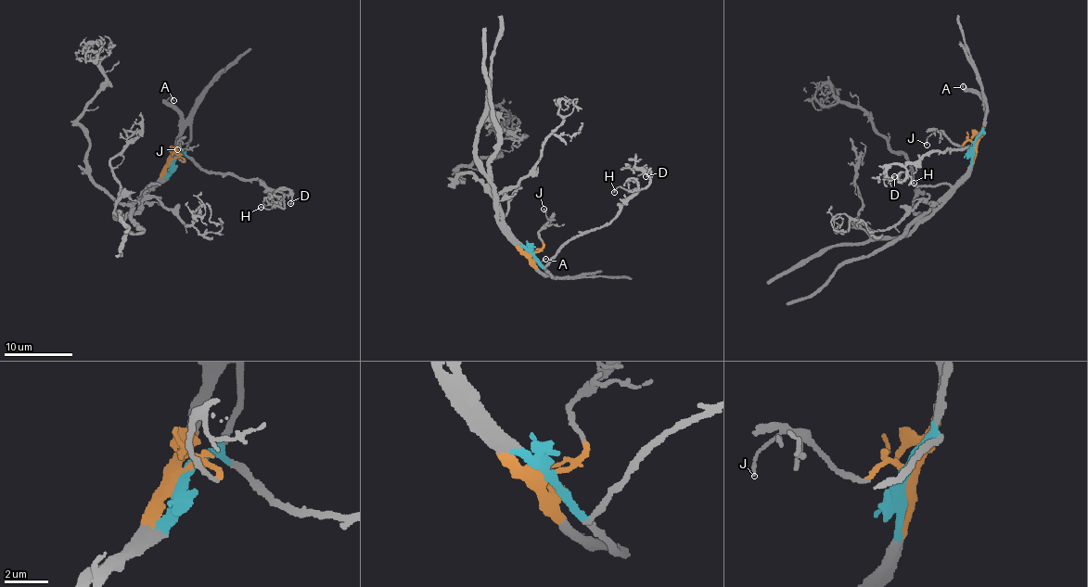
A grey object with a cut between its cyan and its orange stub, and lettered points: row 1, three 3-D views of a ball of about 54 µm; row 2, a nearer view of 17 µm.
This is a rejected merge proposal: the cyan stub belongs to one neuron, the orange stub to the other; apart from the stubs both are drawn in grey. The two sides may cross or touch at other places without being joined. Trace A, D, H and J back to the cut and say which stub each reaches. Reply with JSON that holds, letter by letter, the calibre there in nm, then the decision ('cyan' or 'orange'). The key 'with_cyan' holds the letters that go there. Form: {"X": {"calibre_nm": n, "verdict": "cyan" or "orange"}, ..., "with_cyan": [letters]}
{"A": {"calibre_nm": 130, "verdict": "orange"}, "D": {"calibre_nm": 140, "verdict": "cyan"}, "H": {"calibre_nm": 130, "verdict": "cyan"}, "J": {"calibre_nm": 140, "verdict": "orange"}, "with_cyan": ["D", "H"]}

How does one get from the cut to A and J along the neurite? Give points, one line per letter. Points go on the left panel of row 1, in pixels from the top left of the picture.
A: (171, 161), (178, 135), (178, 111), (168, 99), (171, 97), (174, 100)
J: (171, 161), (180, 158), (183, 160), (174, 149), (179, 139), (177, 149)

